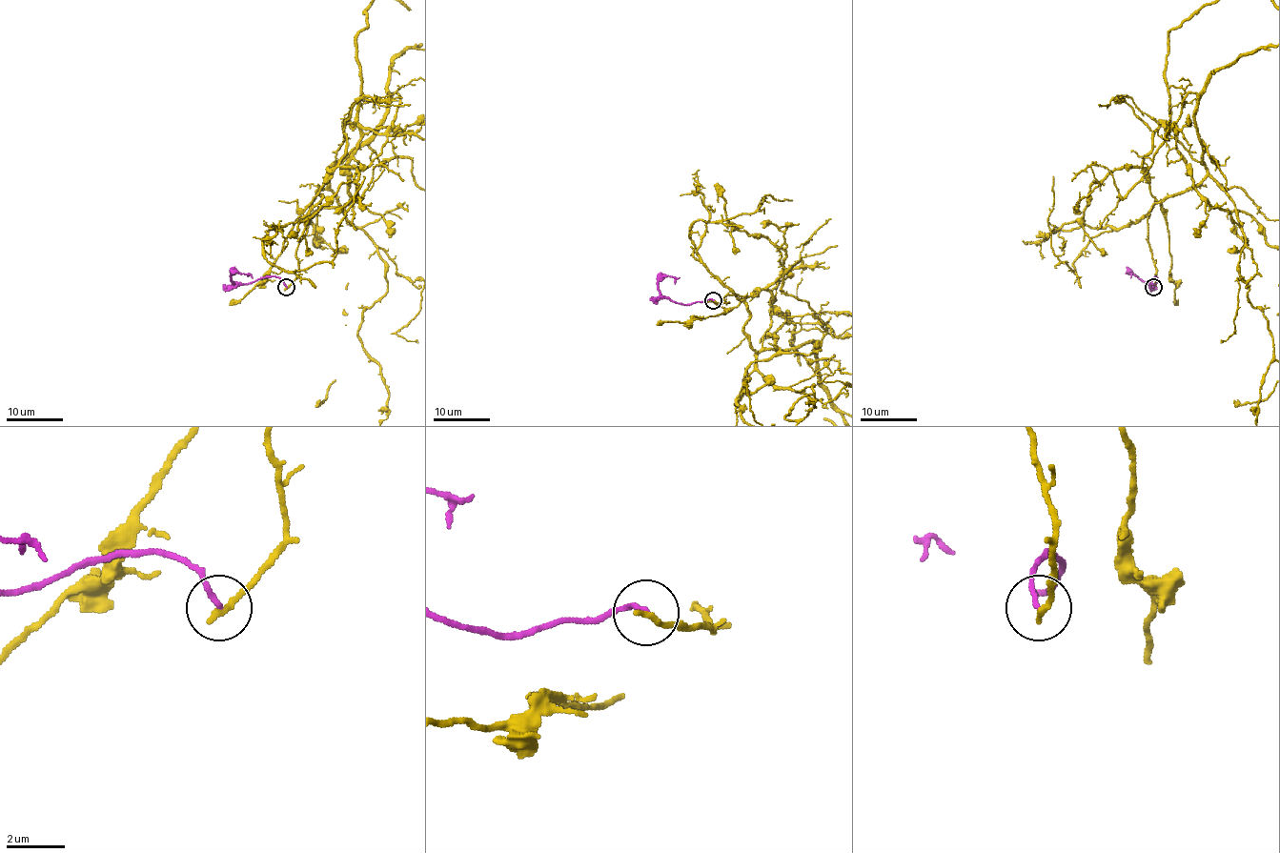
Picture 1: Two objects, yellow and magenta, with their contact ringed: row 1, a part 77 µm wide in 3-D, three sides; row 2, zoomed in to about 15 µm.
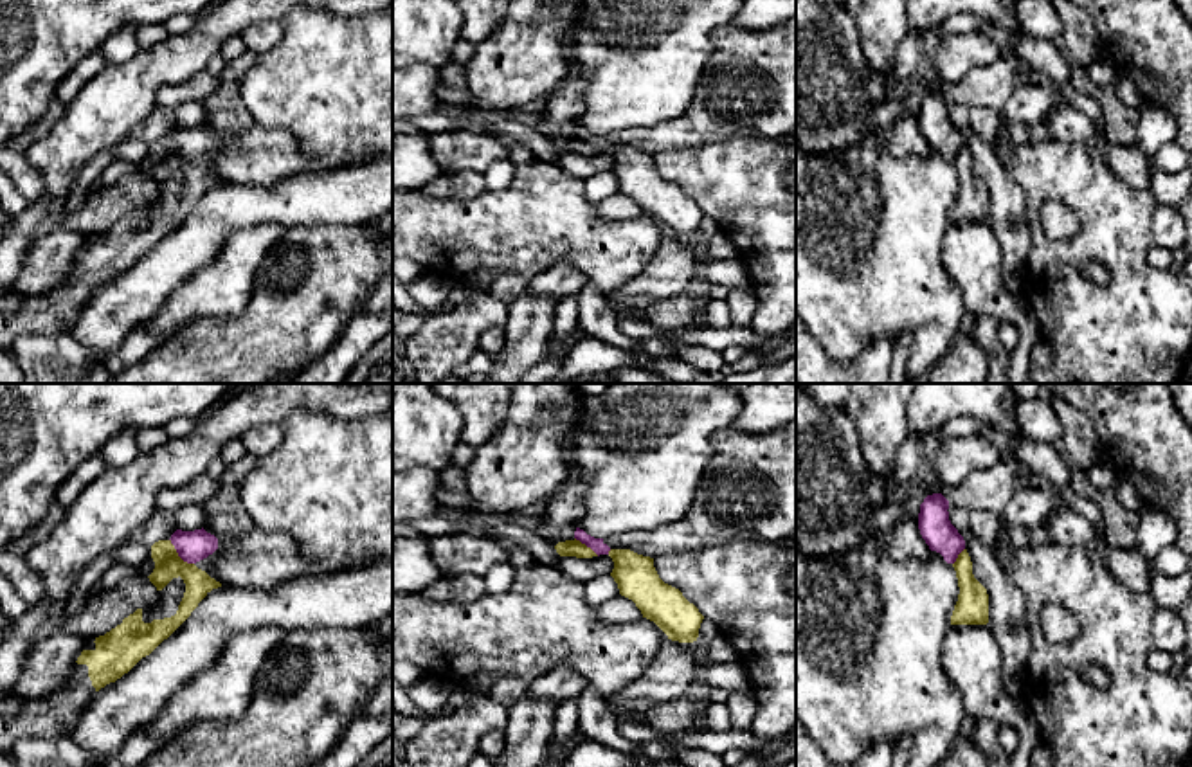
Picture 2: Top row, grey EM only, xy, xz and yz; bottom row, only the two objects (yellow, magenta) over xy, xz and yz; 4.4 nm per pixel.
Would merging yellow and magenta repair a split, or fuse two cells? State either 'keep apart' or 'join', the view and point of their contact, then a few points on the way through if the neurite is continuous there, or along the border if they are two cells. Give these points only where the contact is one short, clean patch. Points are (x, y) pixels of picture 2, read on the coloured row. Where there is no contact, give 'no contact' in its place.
keep apart | xy (177, 555) | along xy (170, 539), (175, 551), (193, 564)

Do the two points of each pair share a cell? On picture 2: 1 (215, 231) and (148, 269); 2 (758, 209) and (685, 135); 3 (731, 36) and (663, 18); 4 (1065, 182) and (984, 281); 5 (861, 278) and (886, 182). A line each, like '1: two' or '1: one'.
1: one
2: two
3: two
4: two
5: one

